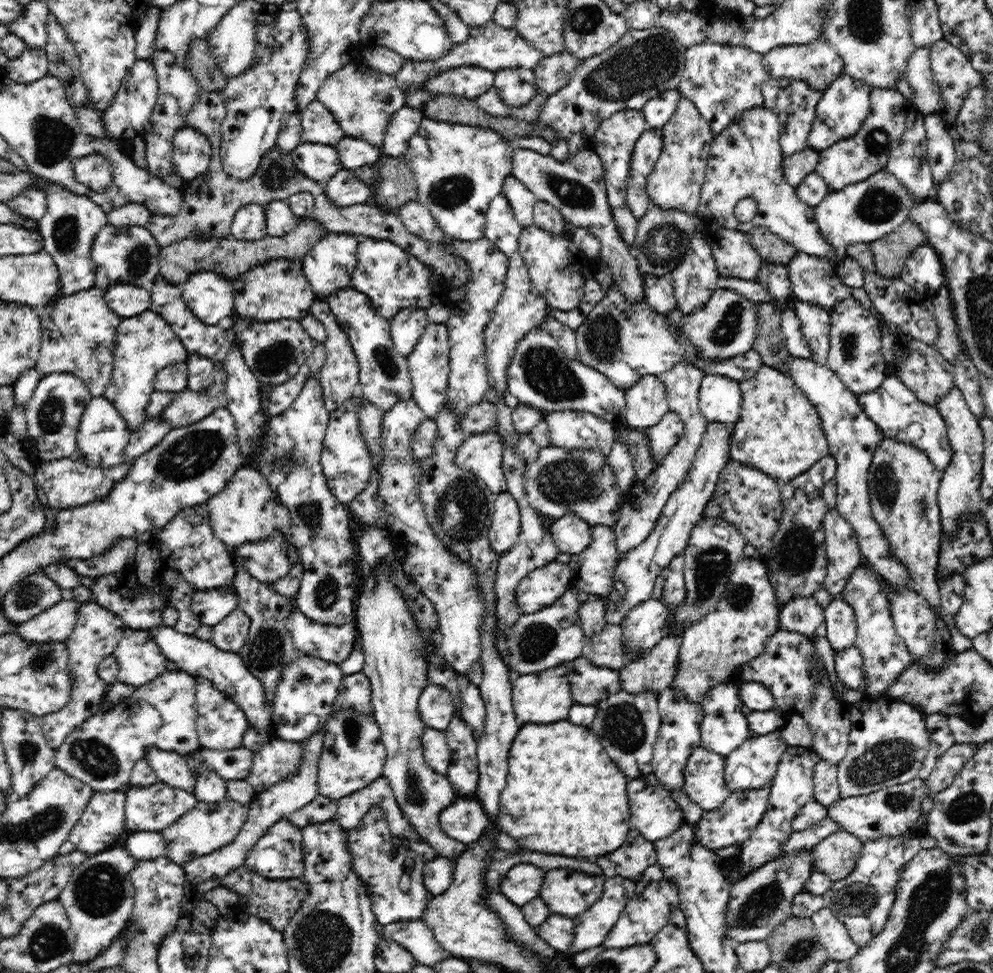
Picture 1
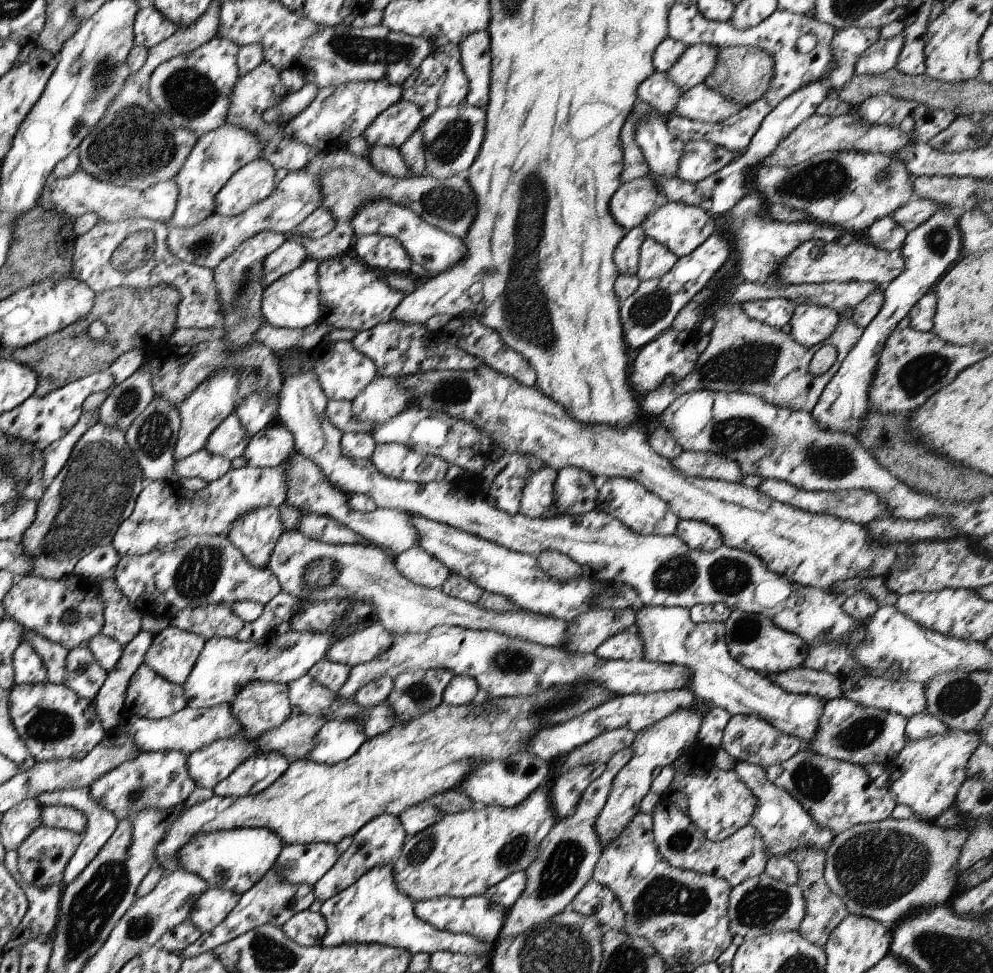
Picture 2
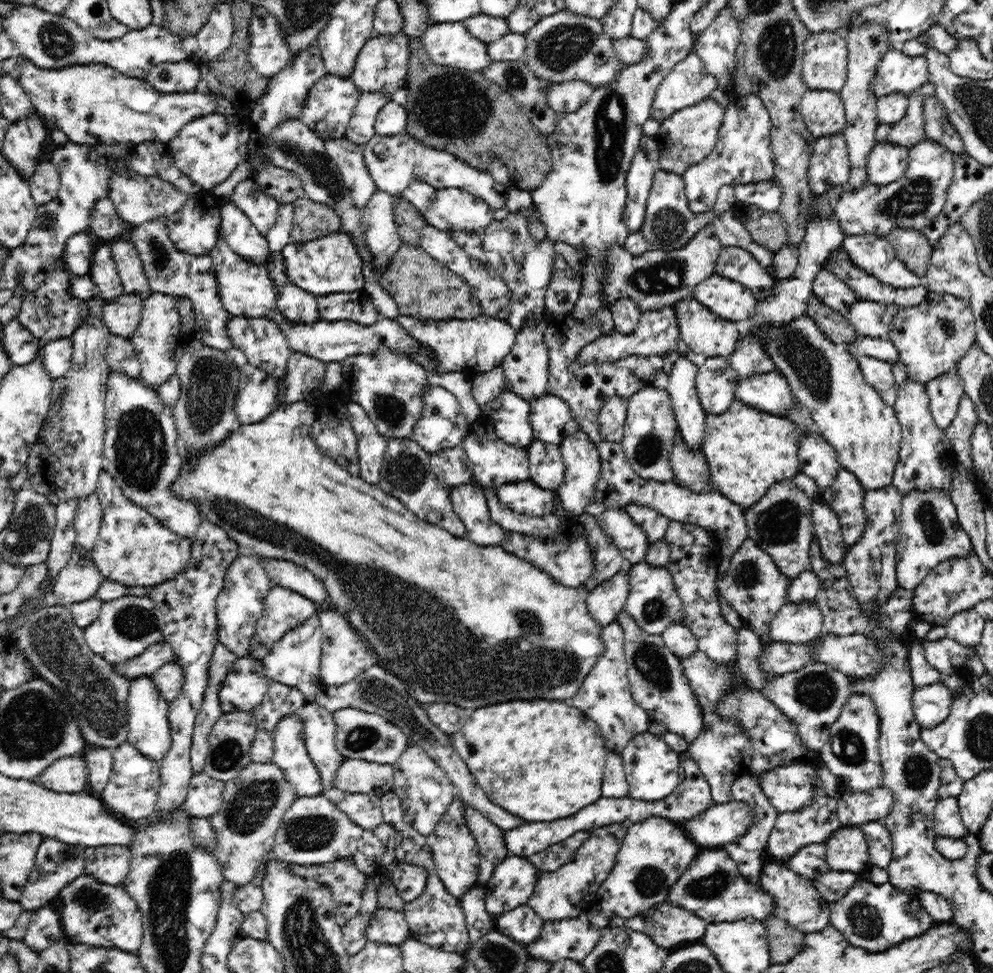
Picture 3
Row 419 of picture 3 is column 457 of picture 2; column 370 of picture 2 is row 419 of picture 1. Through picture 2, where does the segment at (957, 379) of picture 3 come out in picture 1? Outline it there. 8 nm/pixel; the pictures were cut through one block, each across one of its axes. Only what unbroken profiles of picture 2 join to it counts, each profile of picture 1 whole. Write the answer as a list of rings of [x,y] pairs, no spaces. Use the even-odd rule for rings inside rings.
[[[889,375],[877,390],[858,395],[858,403],[863,412],[874,422],[884,437],[900,443],[910,444],[920,449],[934,463],[938,470],[944,470],[952,460],[952,448],[947,438],[947,427],[936,405],[921,402],[898,378]],[[912,424],[918,424],[922,436],[914,442],[907,434]]]

